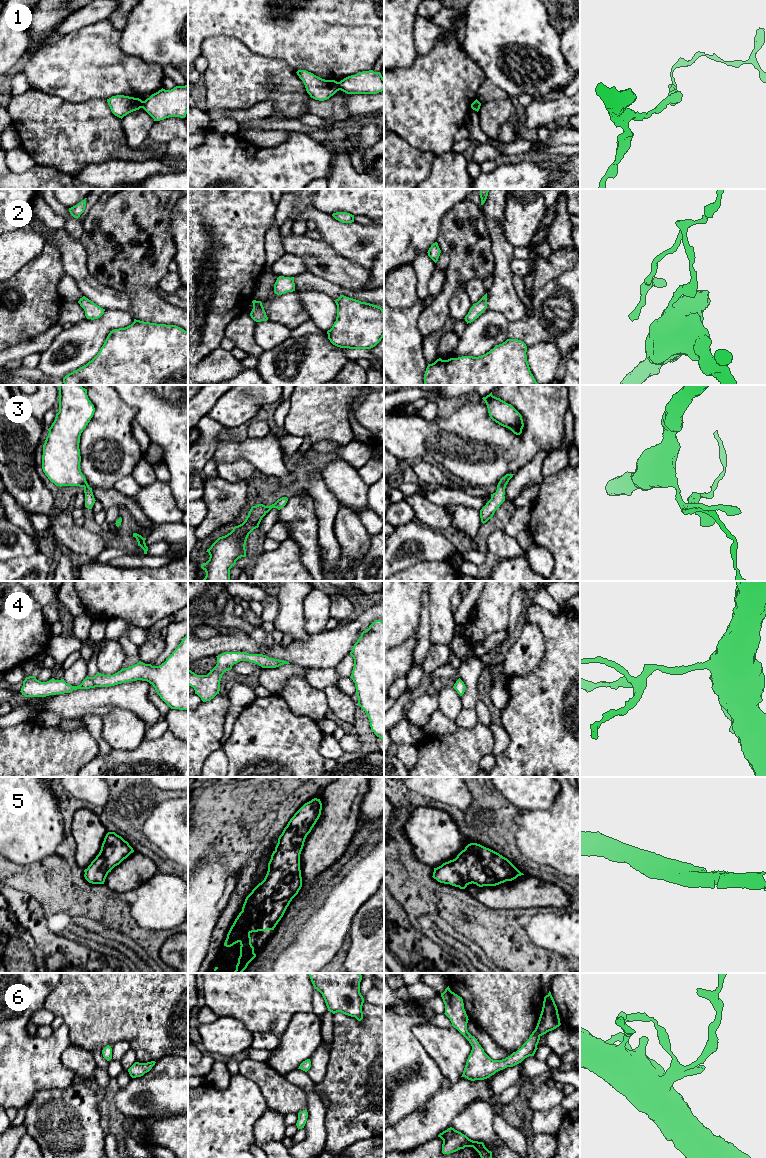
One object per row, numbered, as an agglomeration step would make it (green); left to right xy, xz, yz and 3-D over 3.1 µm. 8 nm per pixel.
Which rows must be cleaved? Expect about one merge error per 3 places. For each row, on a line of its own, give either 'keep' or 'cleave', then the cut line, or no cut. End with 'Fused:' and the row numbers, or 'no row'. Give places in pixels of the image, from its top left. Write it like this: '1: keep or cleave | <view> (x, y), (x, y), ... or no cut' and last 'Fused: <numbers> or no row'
1: cleave | xz (338, 82), (339, 89)
2: keep | no cut
3: keep | no cut
4: keep | no cut
5: keep | no cut
6: keep | no cut
Fused: 1

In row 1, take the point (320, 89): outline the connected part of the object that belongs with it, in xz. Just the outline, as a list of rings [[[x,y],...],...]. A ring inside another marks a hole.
[[[298,70],[297,75],[303,81],[307,93],[311,98],[324,101],[339,91],[339,82],[325,80],[306,70]]]

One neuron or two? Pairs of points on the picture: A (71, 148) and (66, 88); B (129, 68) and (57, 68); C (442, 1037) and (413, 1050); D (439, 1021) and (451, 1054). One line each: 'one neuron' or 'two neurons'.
A: two neurons
B: one neuron
C: two neurons
D: two neurons

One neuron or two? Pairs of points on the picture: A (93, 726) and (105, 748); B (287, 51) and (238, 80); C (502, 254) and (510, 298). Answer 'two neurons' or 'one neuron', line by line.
A: one neuron
B: two neurons
C: one neuron

